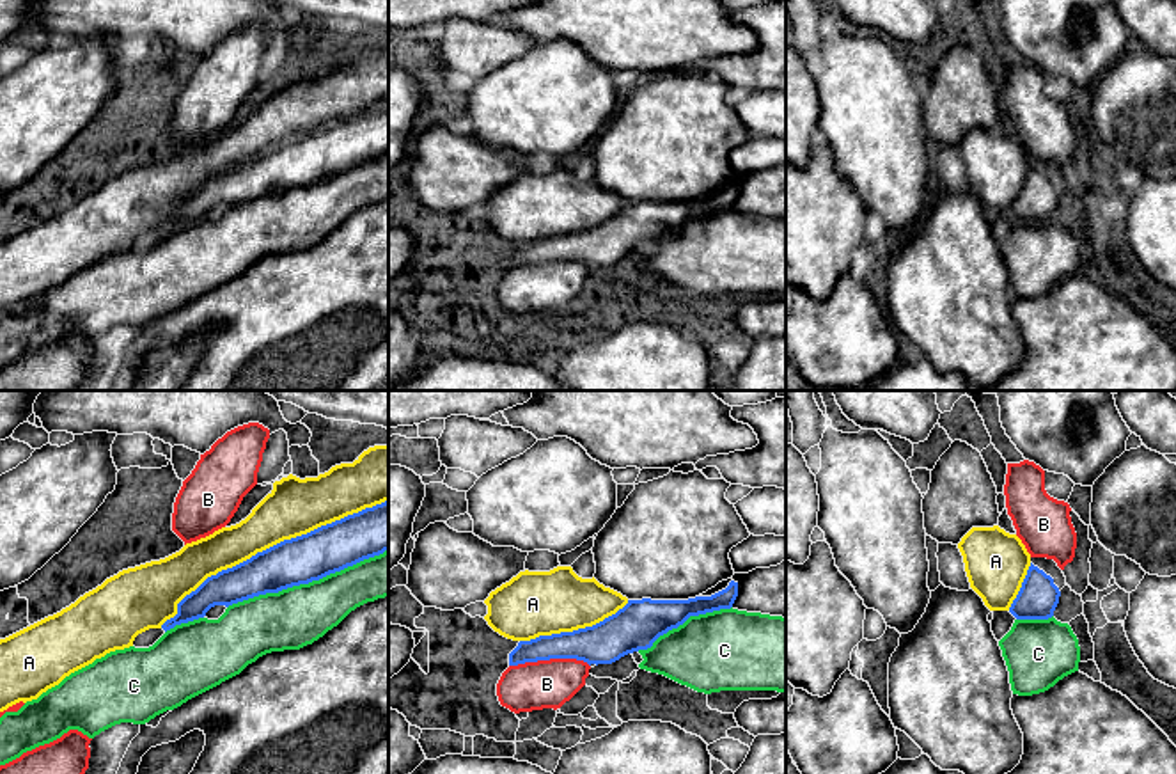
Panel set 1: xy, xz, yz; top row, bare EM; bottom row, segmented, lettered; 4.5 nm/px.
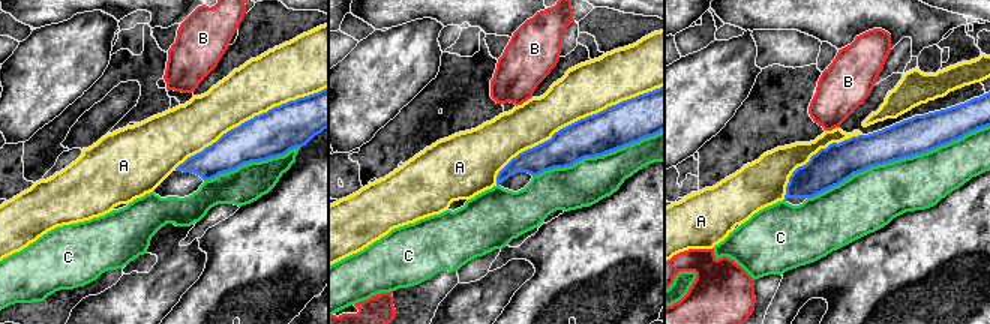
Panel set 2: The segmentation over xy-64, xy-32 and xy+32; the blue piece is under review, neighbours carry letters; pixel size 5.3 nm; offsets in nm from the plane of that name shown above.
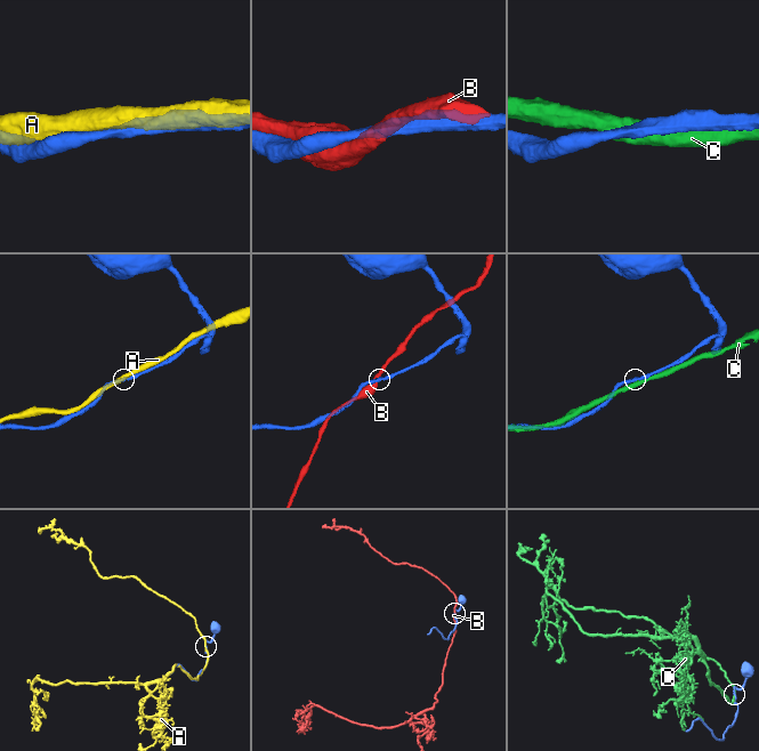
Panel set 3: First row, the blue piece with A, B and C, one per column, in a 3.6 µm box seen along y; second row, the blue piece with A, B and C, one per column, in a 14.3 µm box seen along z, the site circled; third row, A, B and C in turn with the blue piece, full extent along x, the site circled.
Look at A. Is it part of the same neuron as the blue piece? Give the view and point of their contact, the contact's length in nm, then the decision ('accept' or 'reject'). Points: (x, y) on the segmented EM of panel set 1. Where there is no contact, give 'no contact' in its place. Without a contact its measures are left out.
contact xy (270, 547); length 1200 nm; accept

